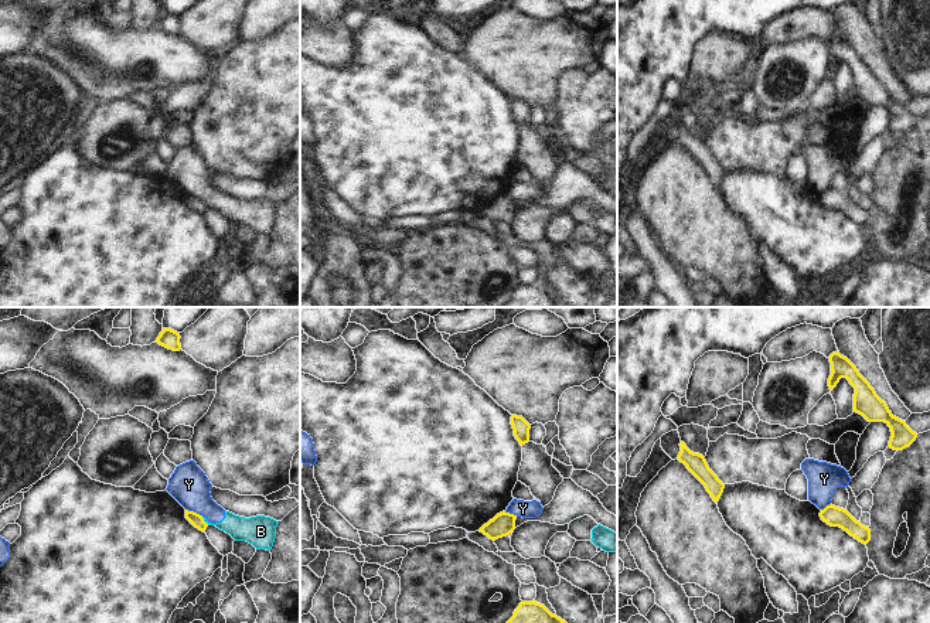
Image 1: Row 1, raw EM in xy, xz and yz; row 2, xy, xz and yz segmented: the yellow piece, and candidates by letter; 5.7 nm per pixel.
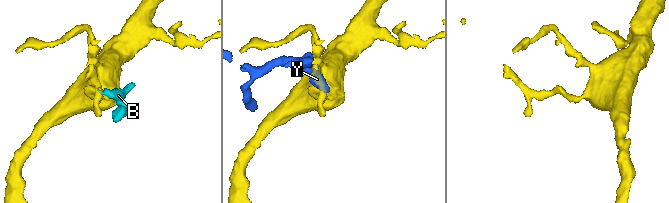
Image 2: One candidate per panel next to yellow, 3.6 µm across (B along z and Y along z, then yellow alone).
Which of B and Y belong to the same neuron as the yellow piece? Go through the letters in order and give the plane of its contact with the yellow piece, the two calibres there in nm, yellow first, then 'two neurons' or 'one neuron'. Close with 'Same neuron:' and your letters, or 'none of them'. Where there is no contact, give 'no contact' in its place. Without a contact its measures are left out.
B: xy | 70/140 nm | two neurons
Y: xy | 70/220 nm | two neurons
Same neuron: none of them

